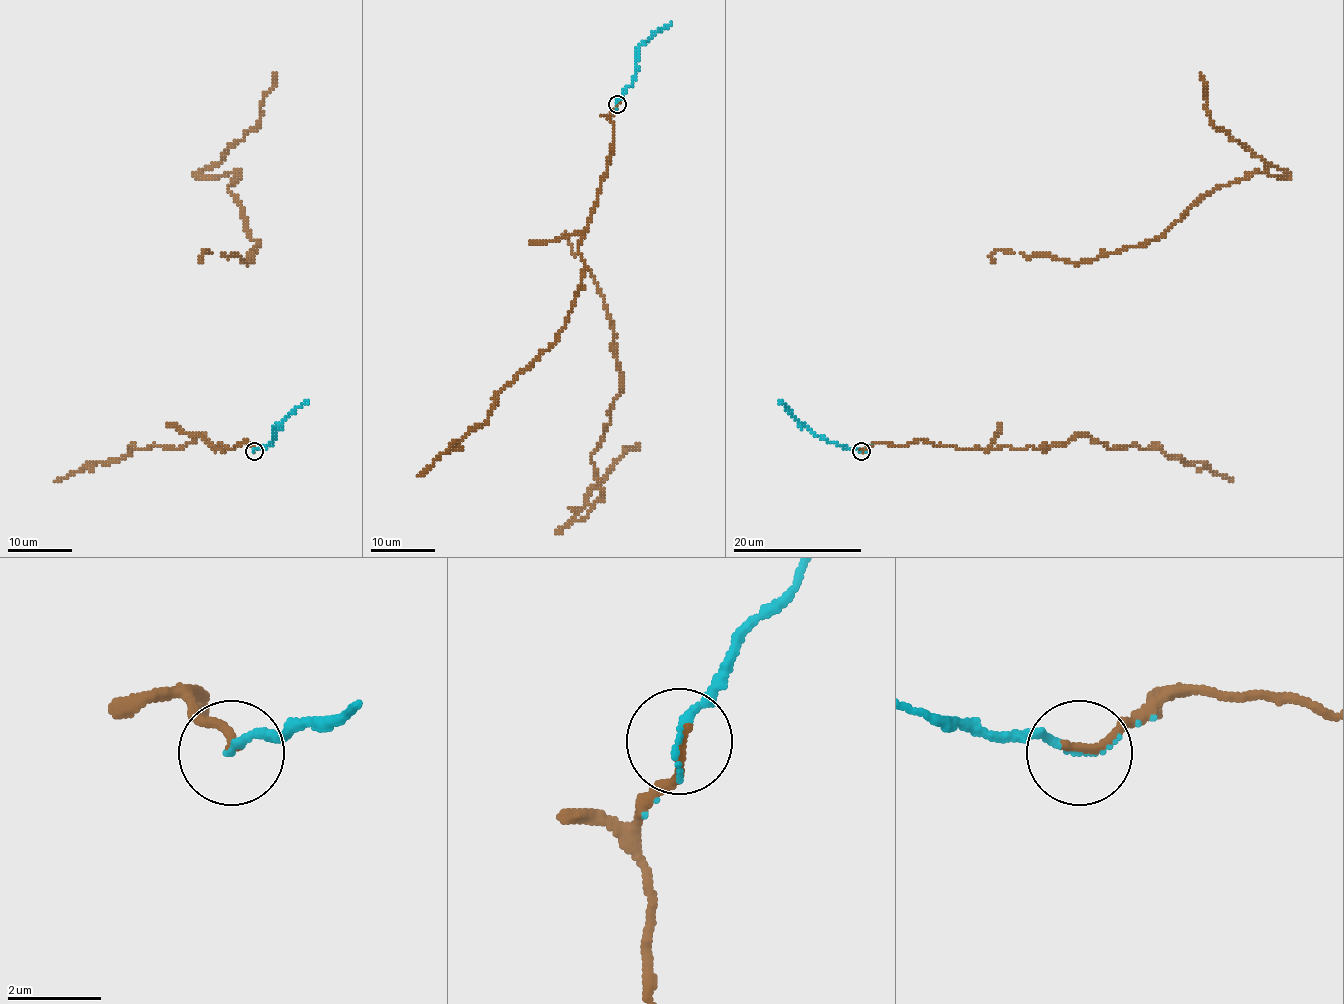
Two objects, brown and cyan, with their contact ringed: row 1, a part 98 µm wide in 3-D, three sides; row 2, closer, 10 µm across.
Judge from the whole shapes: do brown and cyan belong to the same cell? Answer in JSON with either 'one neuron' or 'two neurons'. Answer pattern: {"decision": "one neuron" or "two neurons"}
{"decision": "one neuron"}

